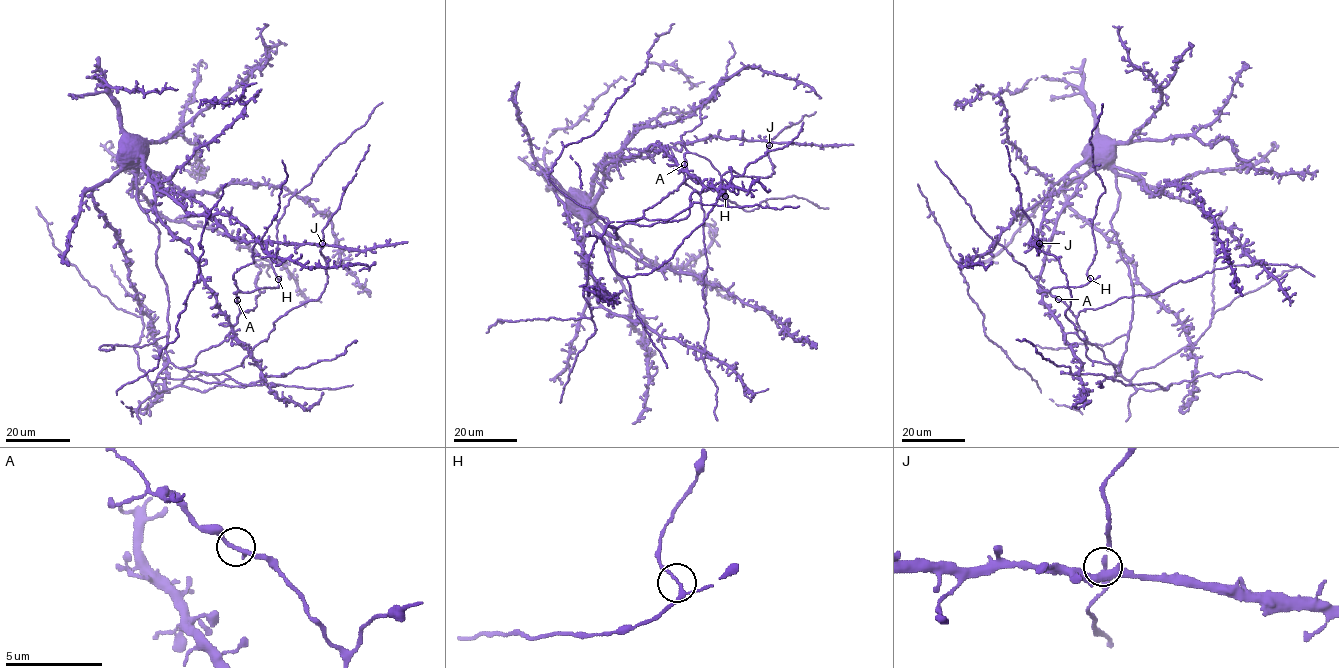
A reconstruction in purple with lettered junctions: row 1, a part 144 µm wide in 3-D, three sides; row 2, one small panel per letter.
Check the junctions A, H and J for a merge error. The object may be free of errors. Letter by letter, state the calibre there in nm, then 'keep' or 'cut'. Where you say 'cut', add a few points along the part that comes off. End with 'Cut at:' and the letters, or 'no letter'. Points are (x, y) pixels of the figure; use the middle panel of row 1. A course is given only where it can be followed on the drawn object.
A: calibre 170 nm; keep
H: calibre 150 nm; keep
J: calibre 170 nm; keep
Cut at: no letter

